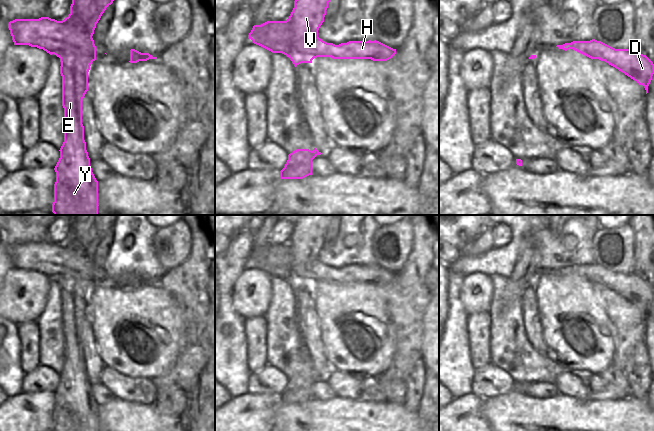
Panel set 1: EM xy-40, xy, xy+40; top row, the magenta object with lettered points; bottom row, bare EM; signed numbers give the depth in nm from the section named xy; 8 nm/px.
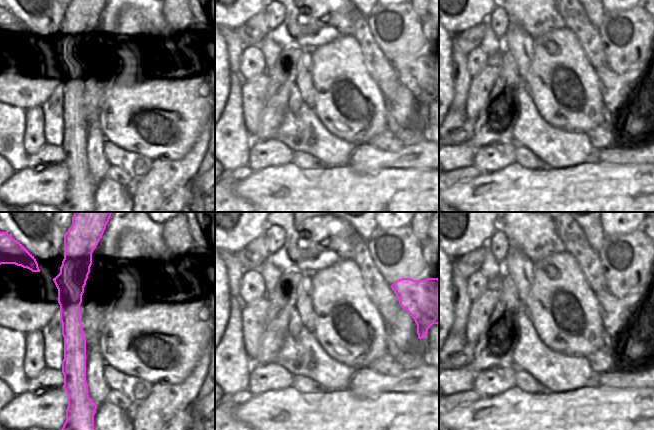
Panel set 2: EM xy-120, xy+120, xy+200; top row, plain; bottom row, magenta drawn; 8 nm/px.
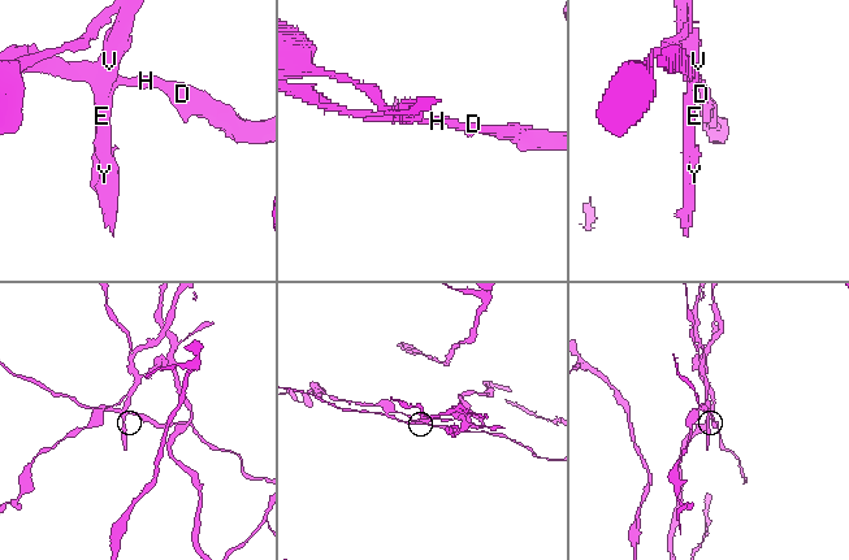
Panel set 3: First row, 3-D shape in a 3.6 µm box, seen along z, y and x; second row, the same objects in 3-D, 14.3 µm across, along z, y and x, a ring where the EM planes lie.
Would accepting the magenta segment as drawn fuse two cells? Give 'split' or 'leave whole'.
split

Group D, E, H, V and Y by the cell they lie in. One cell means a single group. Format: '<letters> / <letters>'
D H / E V Y

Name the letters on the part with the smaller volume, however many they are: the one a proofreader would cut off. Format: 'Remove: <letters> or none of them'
Remove: D, H

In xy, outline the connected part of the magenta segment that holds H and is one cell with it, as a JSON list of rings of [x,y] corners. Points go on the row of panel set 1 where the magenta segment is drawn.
[[[319,37],[312,44],[314,58],[331,57],[333,59],[371,59],[387,61],[396,54],[393,49],[379,41],[349,41],[335,45],[327,43]]]

